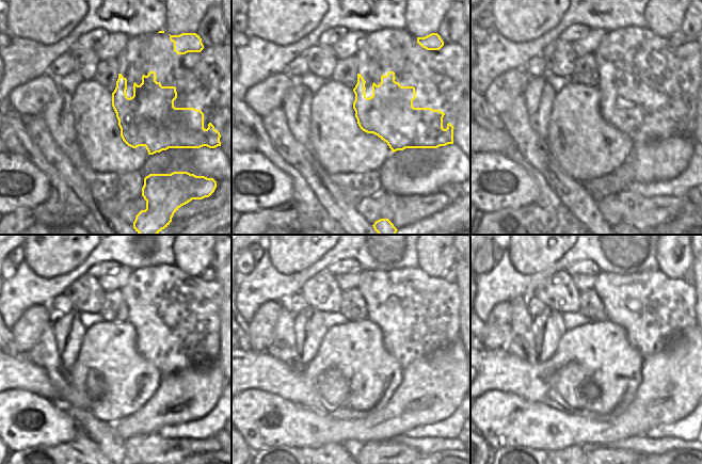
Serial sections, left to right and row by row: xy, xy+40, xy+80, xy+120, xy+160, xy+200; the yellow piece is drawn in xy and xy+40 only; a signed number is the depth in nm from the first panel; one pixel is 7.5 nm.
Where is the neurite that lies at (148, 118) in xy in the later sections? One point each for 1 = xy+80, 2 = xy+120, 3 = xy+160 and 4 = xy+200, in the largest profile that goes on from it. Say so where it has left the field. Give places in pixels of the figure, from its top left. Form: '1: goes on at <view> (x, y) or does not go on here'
1: goes on at xy+80 (627, 109)
2: goes on at xy+120 (157, 344)
3: goes on at xy+160 (396, 341)
4: goes on at xy+200 (638, 338)

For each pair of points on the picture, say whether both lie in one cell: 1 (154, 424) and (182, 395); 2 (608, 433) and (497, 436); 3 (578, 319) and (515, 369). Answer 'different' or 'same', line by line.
1: same
2: same
3: different

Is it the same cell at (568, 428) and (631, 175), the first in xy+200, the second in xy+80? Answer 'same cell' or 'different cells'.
same cell

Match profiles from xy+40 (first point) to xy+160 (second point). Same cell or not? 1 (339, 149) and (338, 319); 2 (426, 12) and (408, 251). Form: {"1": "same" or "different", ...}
{"1": "different", "2": "different"}

